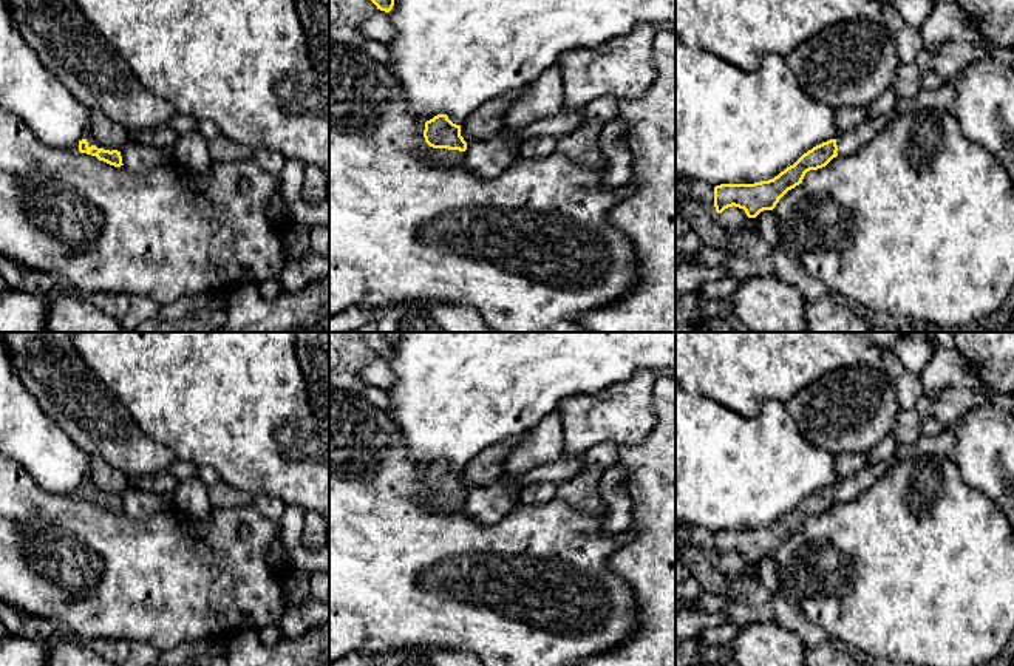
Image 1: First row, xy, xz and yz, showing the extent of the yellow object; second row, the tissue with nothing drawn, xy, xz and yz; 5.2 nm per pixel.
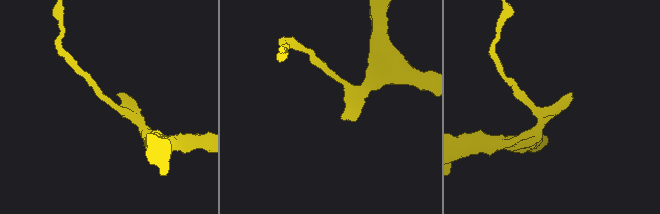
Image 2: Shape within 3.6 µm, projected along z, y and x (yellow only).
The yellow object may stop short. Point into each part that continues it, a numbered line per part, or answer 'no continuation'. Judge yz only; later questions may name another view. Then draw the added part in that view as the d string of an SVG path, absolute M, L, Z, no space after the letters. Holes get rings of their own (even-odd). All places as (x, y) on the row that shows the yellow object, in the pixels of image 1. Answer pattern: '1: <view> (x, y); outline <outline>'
1: yz (850, 142); outline M893 111L878 117L867 117L863 124L836 138L838 156L856 155L870 139L897 119Z

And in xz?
1: xz (438, 156); outline M433 148L424 155L424 159L436 167L451 167L462 162L464 151L448 148Z

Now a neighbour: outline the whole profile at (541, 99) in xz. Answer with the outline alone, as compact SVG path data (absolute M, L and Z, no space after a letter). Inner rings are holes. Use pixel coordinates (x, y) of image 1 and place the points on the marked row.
M558 65L547 68L535 82L522 88L502 116L502 127L519 130L560 114L563 83Z

